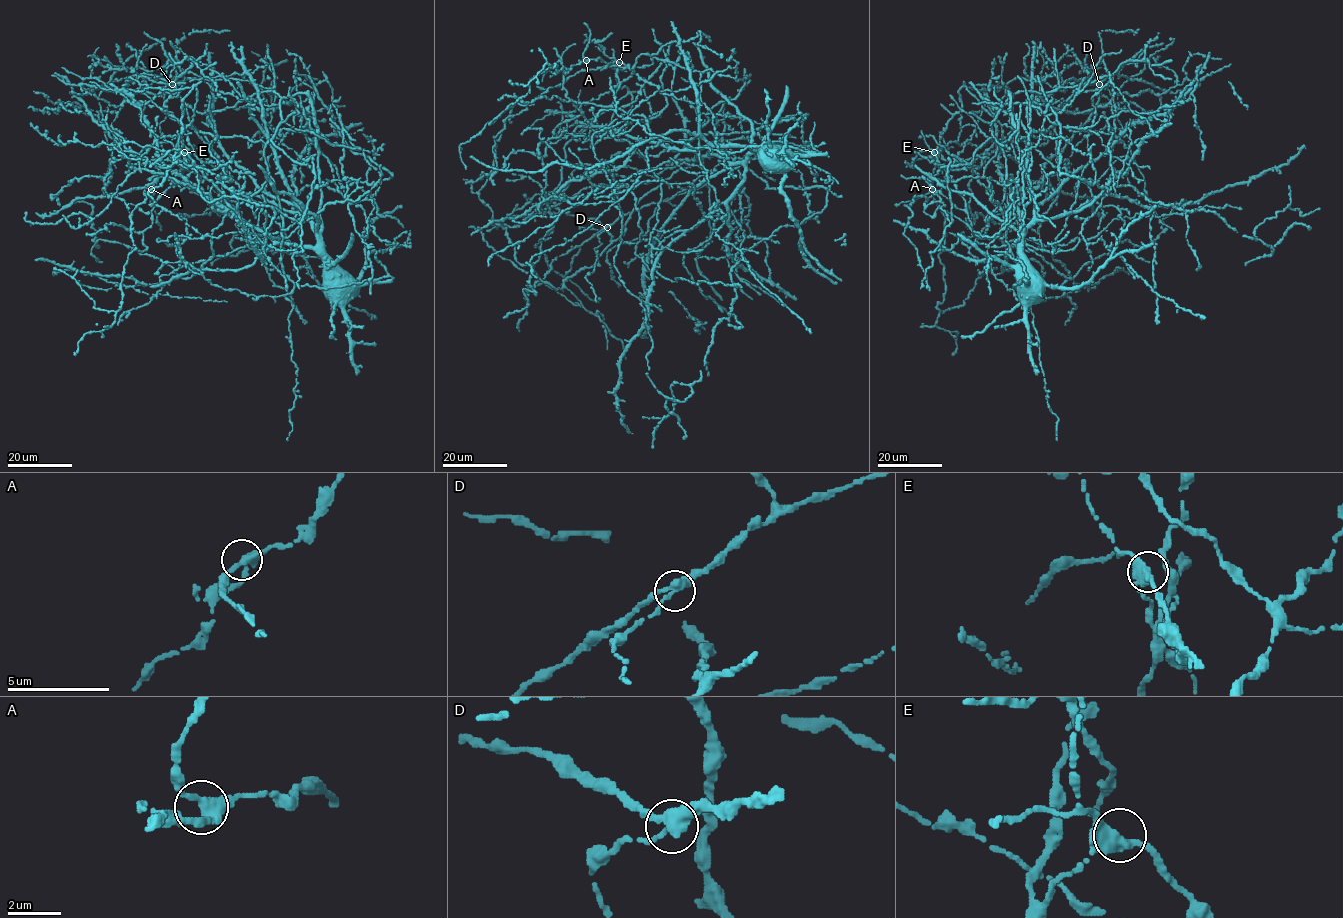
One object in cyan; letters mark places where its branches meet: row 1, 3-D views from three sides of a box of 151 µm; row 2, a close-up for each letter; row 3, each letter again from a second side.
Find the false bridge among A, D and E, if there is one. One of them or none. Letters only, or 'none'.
D

